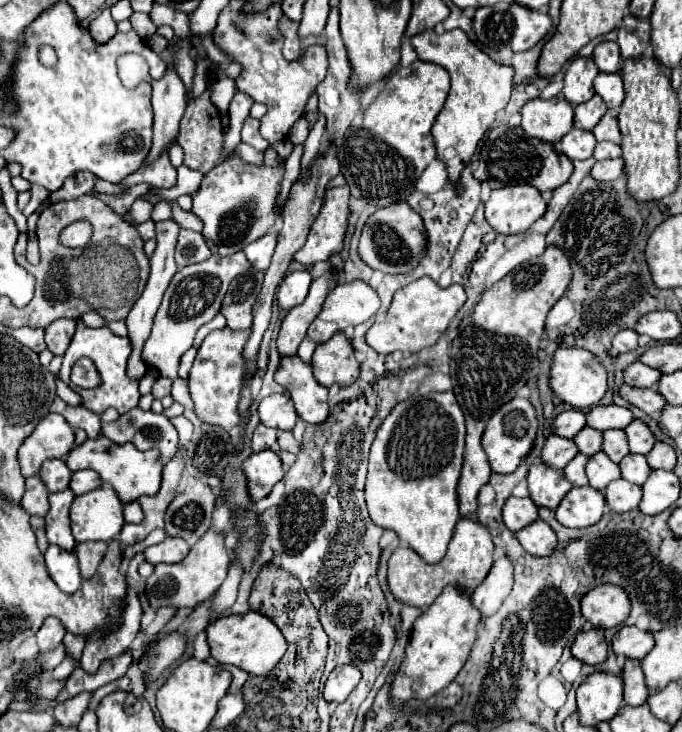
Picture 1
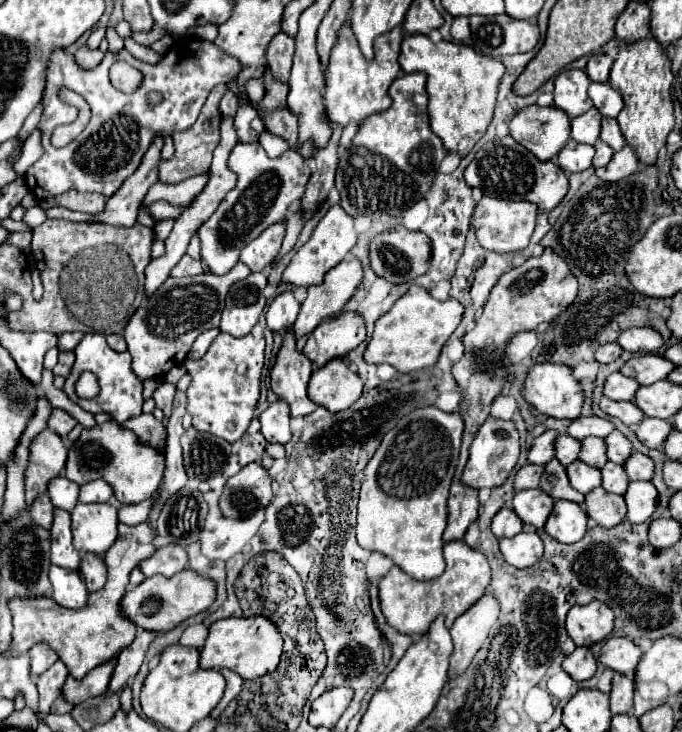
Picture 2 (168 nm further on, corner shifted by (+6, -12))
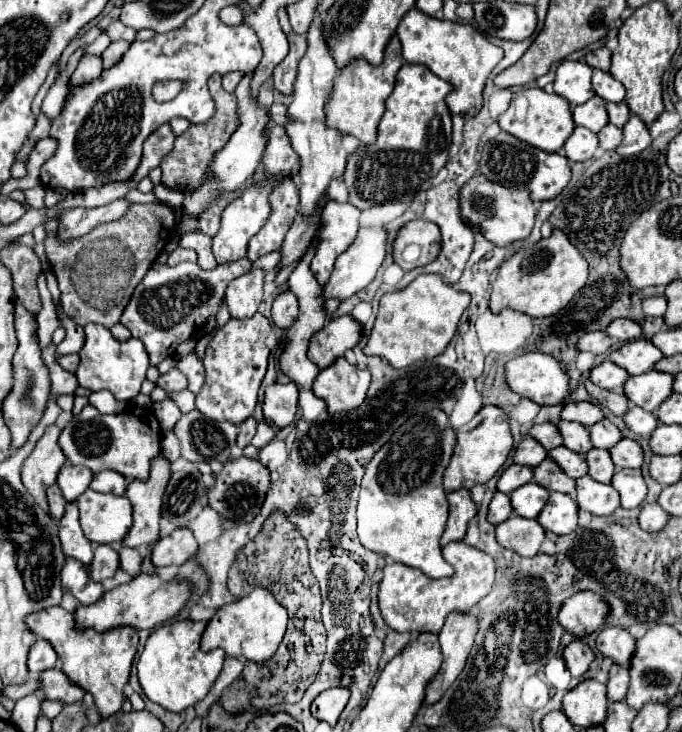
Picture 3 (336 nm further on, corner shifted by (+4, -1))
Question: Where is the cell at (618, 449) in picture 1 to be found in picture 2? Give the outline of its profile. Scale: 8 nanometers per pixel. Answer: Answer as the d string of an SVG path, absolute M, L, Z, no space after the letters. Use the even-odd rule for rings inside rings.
M588 436L586 440L580 440L582 442L582 450L580 450L580 460L594 466L594 468L602 468L602 464L608 462L606 458L606 446L604 446L604 440L602 438L594 438L594 436Z

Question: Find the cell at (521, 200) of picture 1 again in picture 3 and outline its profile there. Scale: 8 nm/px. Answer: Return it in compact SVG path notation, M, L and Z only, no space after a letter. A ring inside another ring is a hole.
M482 175L472 177L460 191L460 209L464 213L464 219L498 247L524 241L534 227L534 215L536 215L528 189L508 189L502 187L500 183L488 181Z

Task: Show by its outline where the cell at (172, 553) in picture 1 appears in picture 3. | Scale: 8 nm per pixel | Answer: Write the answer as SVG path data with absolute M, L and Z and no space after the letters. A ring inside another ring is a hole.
M174 529L168 537L158 539L152 551L154 567L182 565L198 551L198 543L190 529Z

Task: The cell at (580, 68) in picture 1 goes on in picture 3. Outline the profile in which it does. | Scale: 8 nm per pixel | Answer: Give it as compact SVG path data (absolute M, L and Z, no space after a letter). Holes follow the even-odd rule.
M562 61L556 69L556 79L554 79L554 93L564 97L570 107L582 105L594 95L592 83L592 67L580 61Z

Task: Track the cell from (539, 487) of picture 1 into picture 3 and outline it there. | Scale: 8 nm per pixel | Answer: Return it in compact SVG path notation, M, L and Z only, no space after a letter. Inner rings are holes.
M530 481L510 493L514 511L520 517L528 517L528 519L536 519L540 515L540 511L548 503L548 497L550 491L544 489L542 485L536 485L536 481Z

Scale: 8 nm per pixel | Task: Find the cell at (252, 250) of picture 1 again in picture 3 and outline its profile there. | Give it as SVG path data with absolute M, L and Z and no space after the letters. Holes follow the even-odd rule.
M284 181L284 185L276 185L270 197L270 217L264 227L256 233L256 237L248 243L248 259L256 261L258 257L278 249L284 241L286 231L290 229L296 213L298 213L298 191L292 181Z

